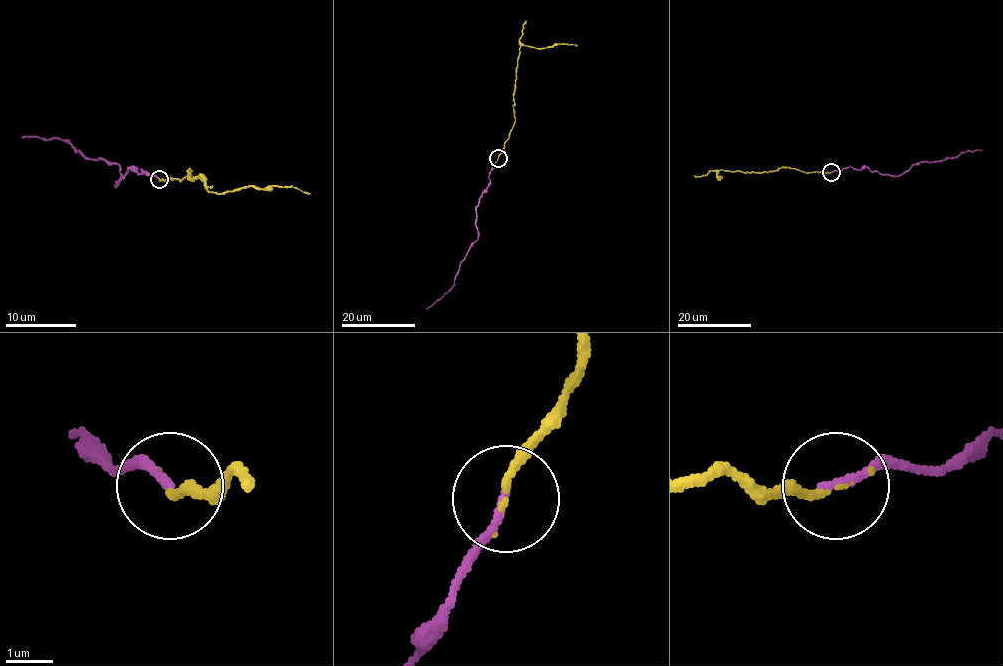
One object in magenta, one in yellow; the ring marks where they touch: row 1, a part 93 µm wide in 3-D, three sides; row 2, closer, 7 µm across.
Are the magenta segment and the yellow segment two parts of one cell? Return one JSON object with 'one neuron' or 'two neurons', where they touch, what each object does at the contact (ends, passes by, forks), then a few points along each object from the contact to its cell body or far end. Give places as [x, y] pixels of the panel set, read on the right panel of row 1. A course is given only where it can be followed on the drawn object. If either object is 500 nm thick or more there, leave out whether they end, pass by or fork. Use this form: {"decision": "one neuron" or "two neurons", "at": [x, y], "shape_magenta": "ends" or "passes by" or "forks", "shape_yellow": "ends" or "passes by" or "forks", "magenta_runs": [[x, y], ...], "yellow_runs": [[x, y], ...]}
{"decision": "one neuron", "at": [831, 172], "shape_magenta": "ends", "shape_yellow": "ends", "magenta_runs": [[831, 172], [849, 166], [899, 176], [920, 162], [935, 162], [956, 157], [962, 152], [981, 151]], "yellow_runs": [[831, 172], [806, 173], [780, 167], [743, 173], [720, 169], [719, 179], [721, 176], [717, 176], [719, 180]]}

